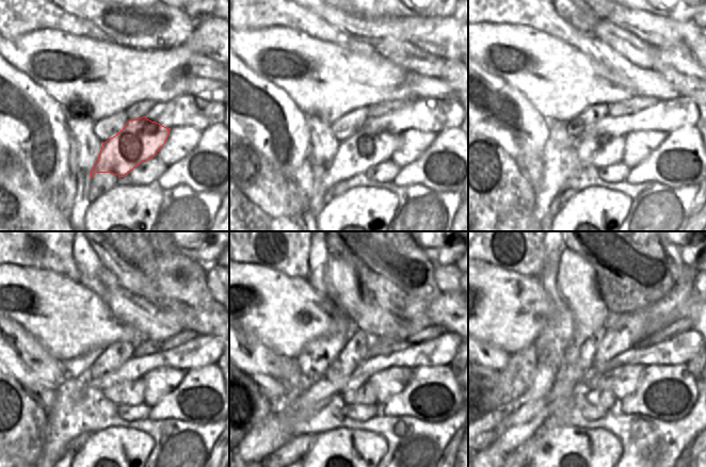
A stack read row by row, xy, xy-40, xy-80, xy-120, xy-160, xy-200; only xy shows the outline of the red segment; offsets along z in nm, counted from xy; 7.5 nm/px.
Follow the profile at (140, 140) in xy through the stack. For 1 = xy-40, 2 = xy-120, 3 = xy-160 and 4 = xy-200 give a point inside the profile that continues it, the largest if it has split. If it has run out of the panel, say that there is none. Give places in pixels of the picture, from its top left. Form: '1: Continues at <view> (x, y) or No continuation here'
1: Continues at xy-40 (371, 146)
2: Continues at xy-120 (130, 392)
3: Continues at xy-160 (364, 395)
4: Continues at xy-200 (605, 399).

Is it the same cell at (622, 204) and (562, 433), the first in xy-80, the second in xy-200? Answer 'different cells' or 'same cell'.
same cell

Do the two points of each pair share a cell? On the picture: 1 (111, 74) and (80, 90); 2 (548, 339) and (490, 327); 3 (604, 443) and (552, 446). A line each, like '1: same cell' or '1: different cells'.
1: same cell
2: different cells
3: same cell

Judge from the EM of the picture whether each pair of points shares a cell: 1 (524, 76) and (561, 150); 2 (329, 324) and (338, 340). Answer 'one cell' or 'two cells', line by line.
1: two cells
2: two cells

